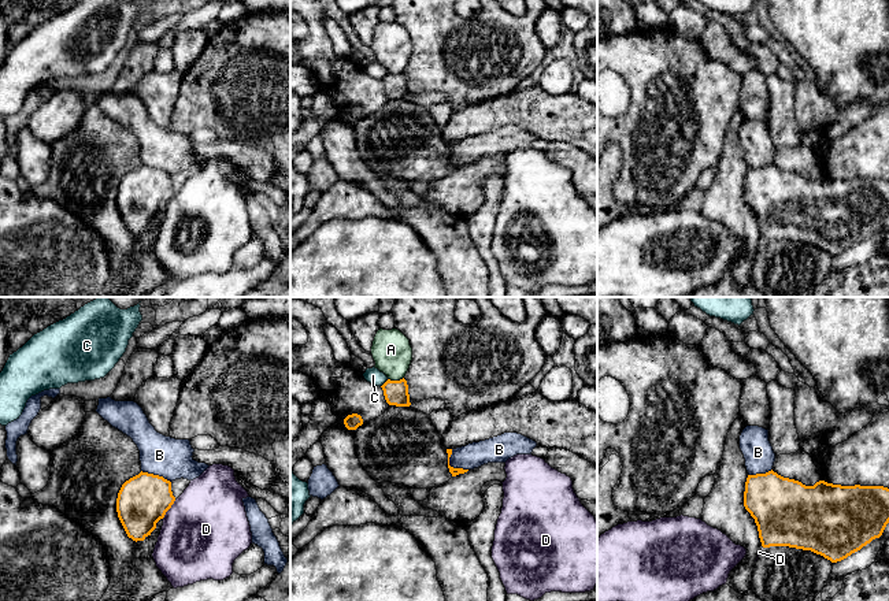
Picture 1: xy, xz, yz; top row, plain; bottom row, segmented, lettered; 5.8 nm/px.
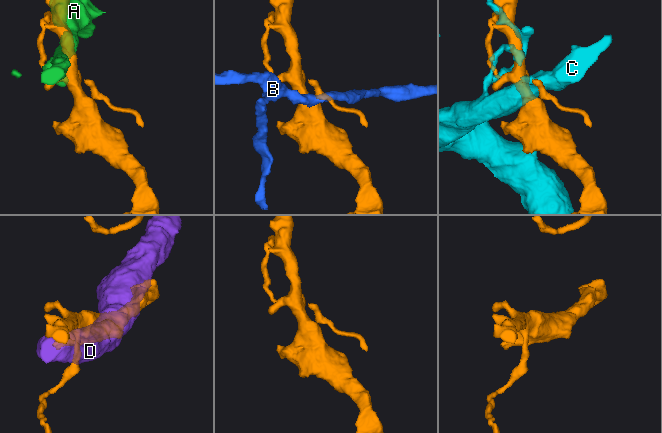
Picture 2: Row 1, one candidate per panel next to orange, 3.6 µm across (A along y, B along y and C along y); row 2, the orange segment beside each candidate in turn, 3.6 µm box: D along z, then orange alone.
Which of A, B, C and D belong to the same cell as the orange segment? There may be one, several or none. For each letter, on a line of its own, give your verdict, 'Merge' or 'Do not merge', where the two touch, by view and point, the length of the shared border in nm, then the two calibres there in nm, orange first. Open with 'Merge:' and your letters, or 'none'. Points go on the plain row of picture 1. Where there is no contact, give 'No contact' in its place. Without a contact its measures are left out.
Merge: none
A: Do not merge. Touches orange at xz (395, 74). Shared border 100 nm. Thickness 140 nm (orange) against 220 nm
B: Do not merge. Touches orange at xz (449, 159). Shared border 160 nm. Thickness 50 nm (orange) against 150 nm
C: Do not merge. Touches orange at xz (384, 77). Shared border 60 nm. Thickness 140 nm (orange) against 90 nm
D: Do not merge. Touches orange at xy (169, 201). Shared border 140 nm. Thickness 300 nm (orange) against 480 nm

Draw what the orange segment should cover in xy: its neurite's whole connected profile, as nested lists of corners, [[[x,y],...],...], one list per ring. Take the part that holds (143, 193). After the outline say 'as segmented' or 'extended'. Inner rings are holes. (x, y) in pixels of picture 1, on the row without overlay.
[[[140,166],[126,174],[116,192],[118,211],[133,234],[144,234],[174,197],[171,175],[163,170]]]; as segmented

